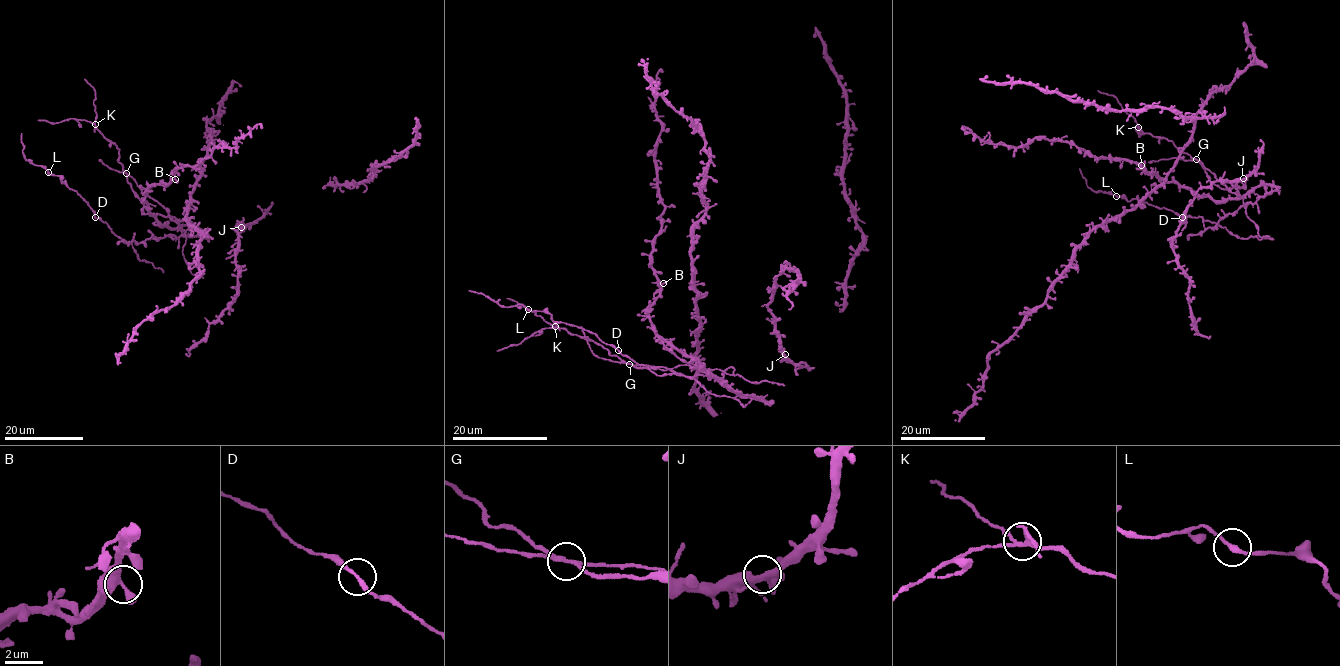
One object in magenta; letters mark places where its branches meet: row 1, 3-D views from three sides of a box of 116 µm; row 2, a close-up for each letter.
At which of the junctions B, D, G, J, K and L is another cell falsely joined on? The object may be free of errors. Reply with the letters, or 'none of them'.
G

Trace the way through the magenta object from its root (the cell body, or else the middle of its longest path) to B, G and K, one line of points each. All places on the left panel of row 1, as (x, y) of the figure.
B: (174, 228), (158, 224), (145, 197), (155, 184), (168, 183), (175, 179)
G: (174, 228), (179, 221), (174, 217), (151, 214), (146, 210), (126, 173)
K: (174, 228), (179, 221), (174, 217), (151, 214), (146, 210), (118, 161), (118, 148), (103, 138), (95, 124)

